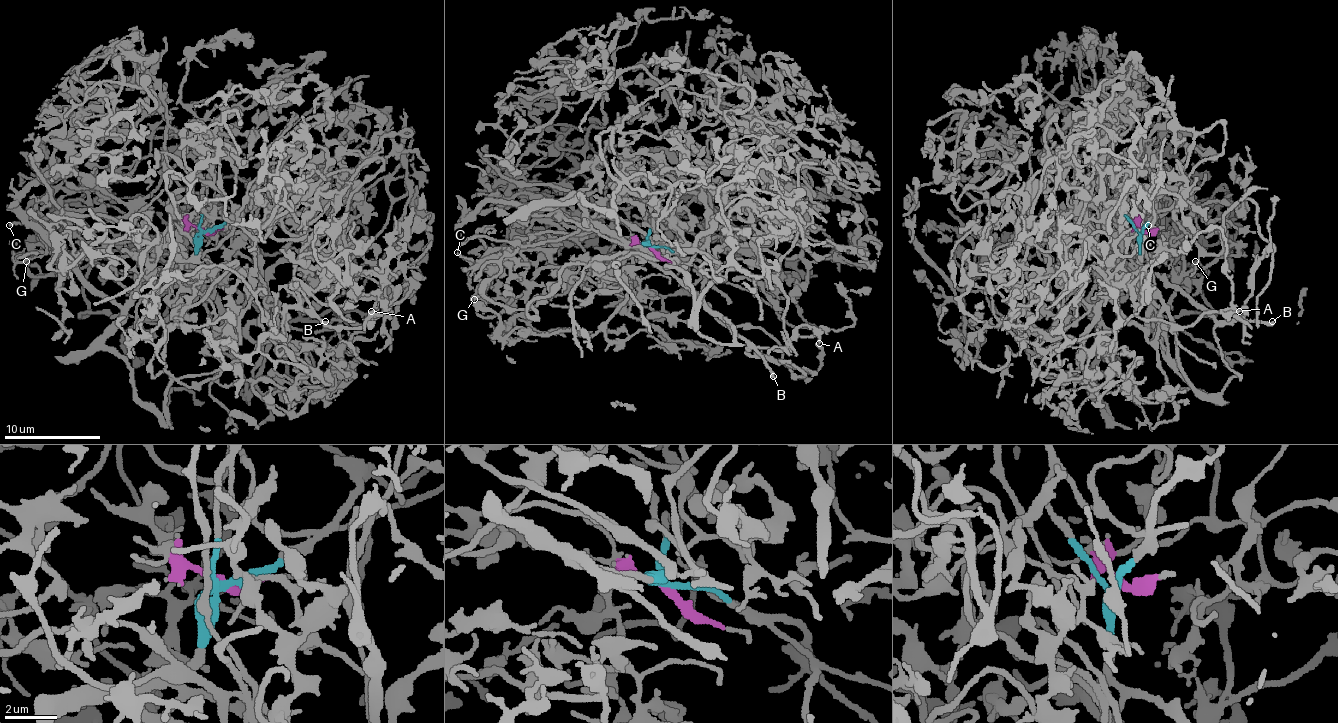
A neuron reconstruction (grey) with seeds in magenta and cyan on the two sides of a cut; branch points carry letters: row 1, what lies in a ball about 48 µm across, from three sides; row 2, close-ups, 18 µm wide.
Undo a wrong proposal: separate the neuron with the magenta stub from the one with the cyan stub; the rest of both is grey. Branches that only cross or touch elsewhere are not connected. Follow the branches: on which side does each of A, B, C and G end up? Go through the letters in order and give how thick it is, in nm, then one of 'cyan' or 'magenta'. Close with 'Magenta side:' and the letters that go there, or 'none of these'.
A: 180 nm | cyan
B: 240 nm | cyan
C: 200 nm | magenta
G: 190 nm | magenta
Magenta side: C, G

